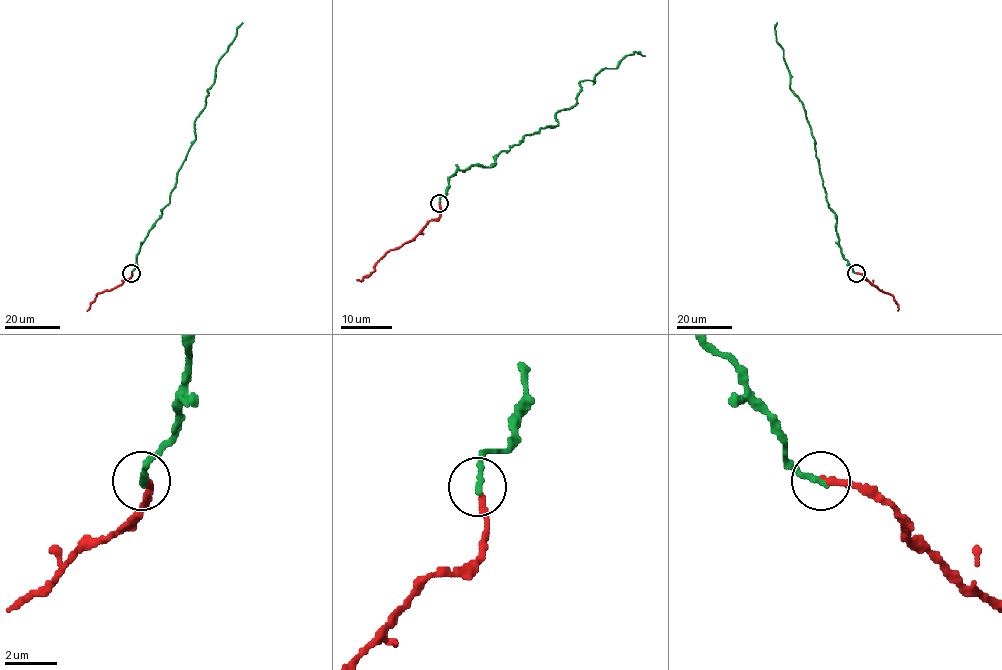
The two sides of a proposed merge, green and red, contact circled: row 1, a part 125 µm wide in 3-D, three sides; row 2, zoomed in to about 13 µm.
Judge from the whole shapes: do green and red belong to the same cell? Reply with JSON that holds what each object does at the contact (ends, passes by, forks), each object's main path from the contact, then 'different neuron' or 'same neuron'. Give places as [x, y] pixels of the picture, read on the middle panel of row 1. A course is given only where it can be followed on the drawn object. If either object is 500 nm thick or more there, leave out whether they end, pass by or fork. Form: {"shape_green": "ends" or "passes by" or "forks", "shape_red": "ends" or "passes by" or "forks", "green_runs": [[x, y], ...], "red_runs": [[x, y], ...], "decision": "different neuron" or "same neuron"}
{"shape_green": "ends", "shape_red": "ends", "green_runs": [[439, 203], [458, 169], [493, 166], [525, 135], [558, 125], [581, 81], [627, 54], [645, 56]], "red_runs": [[439, 203], [438, 218], [430, 220], [401, 246], [389, 250], [361, 280], [356, 279]], "decision": "same neuron"}

